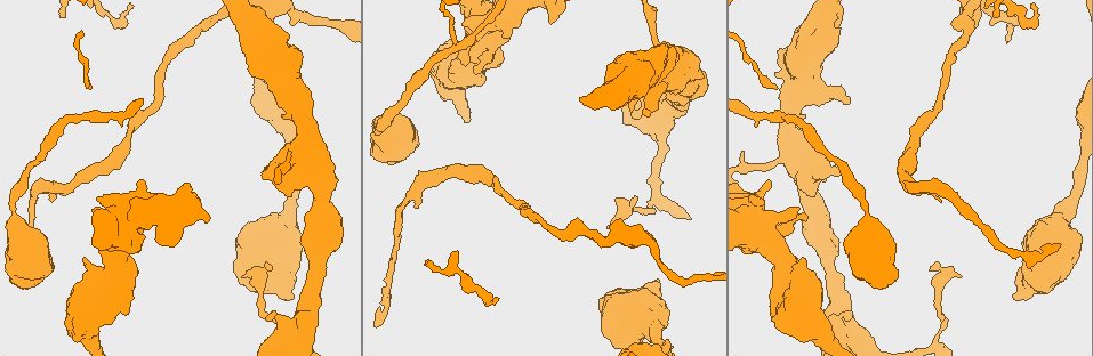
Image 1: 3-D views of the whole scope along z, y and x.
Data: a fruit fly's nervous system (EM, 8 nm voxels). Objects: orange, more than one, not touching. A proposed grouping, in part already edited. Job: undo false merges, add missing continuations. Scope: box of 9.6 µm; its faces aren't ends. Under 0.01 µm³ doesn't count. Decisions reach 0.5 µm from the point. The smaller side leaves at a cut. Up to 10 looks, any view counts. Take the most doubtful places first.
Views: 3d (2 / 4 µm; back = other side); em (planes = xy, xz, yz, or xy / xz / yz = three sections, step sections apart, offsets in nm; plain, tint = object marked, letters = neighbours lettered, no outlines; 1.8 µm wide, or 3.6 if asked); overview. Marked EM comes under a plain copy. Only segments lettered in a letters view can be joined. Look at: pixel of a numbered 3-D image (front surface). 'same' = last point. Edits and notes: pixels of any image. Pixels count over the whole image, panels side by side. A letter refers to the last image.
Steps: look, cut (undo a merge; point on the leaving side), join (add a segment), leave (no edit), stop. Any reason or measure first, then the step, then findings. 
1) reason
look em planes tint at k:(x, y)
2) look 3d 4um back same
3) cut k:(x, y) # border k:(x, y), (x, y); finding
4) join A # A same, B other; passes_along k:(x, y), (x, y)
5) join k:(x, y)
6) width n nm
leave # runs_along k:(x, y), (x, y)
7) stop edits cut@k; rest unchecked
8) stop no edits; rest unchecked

thick end
look em xz step 8 letters at 1:(265, 167)

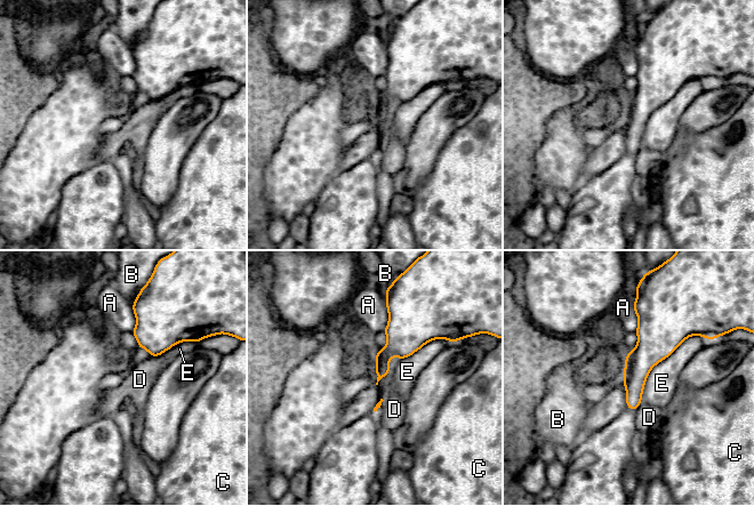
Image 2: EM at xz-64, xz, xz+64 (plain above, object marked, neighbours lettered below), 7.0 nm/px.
leave # A other, B other, C other, D other, E other; border 2:(391, 371), (377, 384); no lettered segment goes on from it

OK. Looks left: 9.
thick turns thin
look em 3.6um xz step 4 tint at 1:(821, 38)

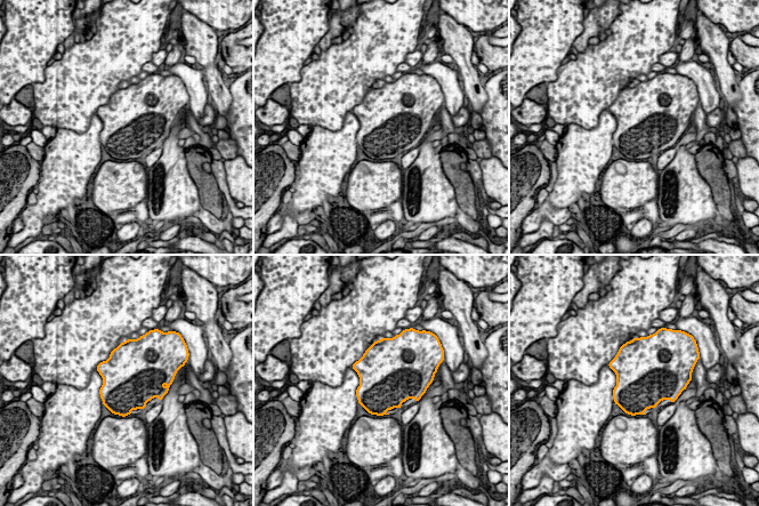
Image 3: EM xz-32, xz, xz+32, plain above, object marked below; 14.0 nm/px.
look em 3.6um planes letters same

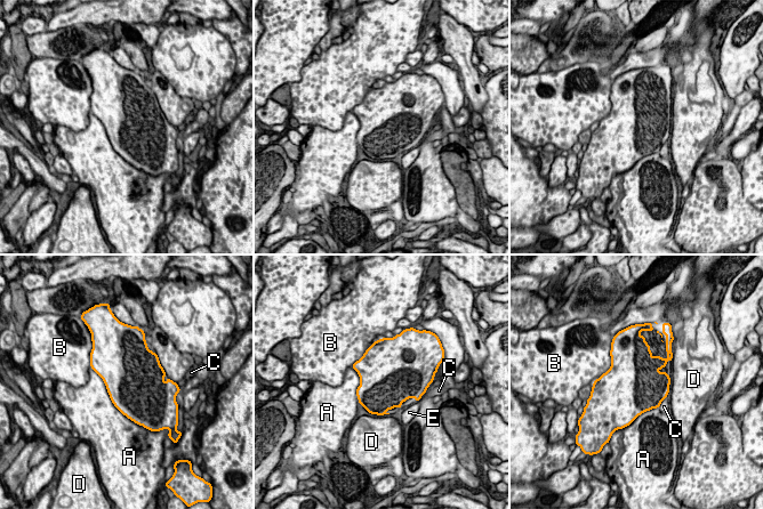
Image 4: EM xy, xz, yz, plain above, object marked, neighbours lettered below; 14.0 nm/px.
leave # A other, B other, C other, D other, E other; border 4:(90, 366), (111, 402), (134, 421); all the same neuron

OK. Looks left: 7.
free end
look em 3.6um planes letters at 1:(650, 115)

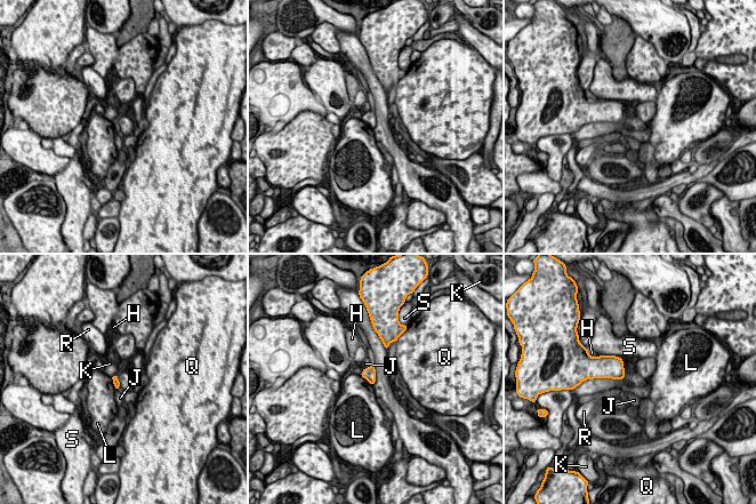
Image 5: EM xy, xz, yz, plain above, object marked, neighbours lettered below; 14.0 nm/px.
longest_contact S 260 nm
leave # H other, J other, K other, L other, Q other, R other, S other; border 5:(360, 375), (371, 385); no lettered segment goes on from it

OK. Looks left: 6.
stops while still wide
look em xy step 4 tint at 1:(1014, 296)

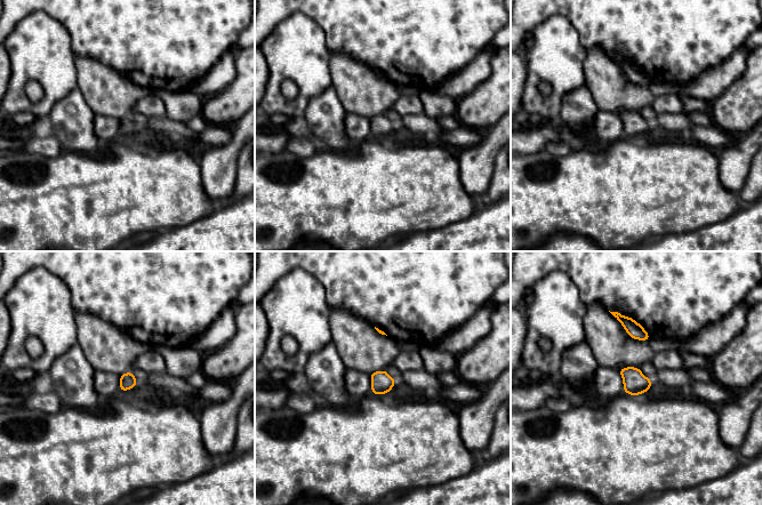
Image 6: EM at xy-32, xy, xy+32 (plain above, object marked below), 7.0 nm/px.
cut it another way
look em planes tint same

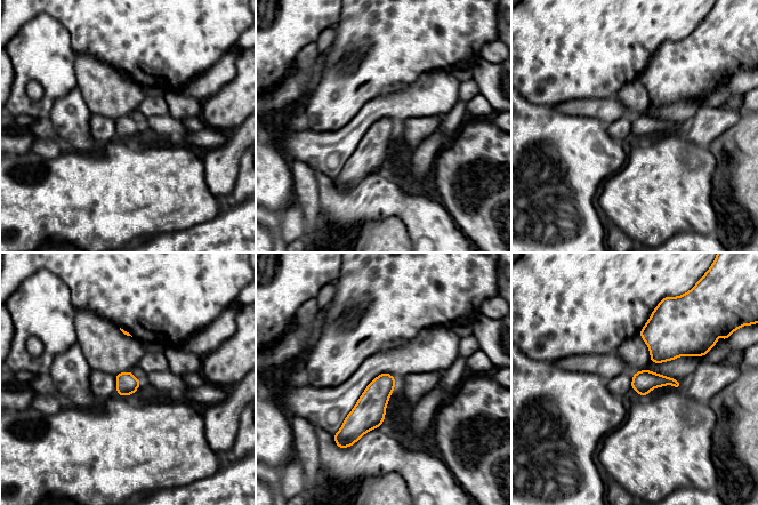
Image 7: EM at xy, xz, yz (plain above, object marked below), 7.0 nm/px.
look em planes letters same

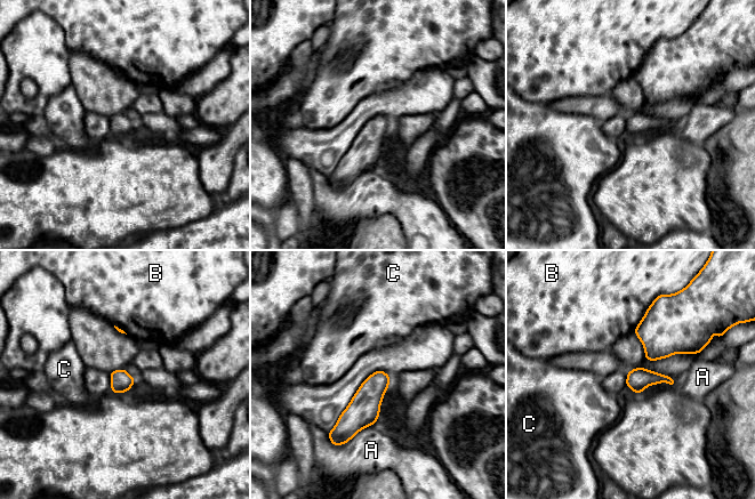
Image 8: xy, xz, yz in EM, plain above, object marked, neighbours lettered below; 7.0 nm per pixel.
leave # A other, B other, C other; none of them fits

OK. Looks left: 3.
stop no edits; rest unchecked

